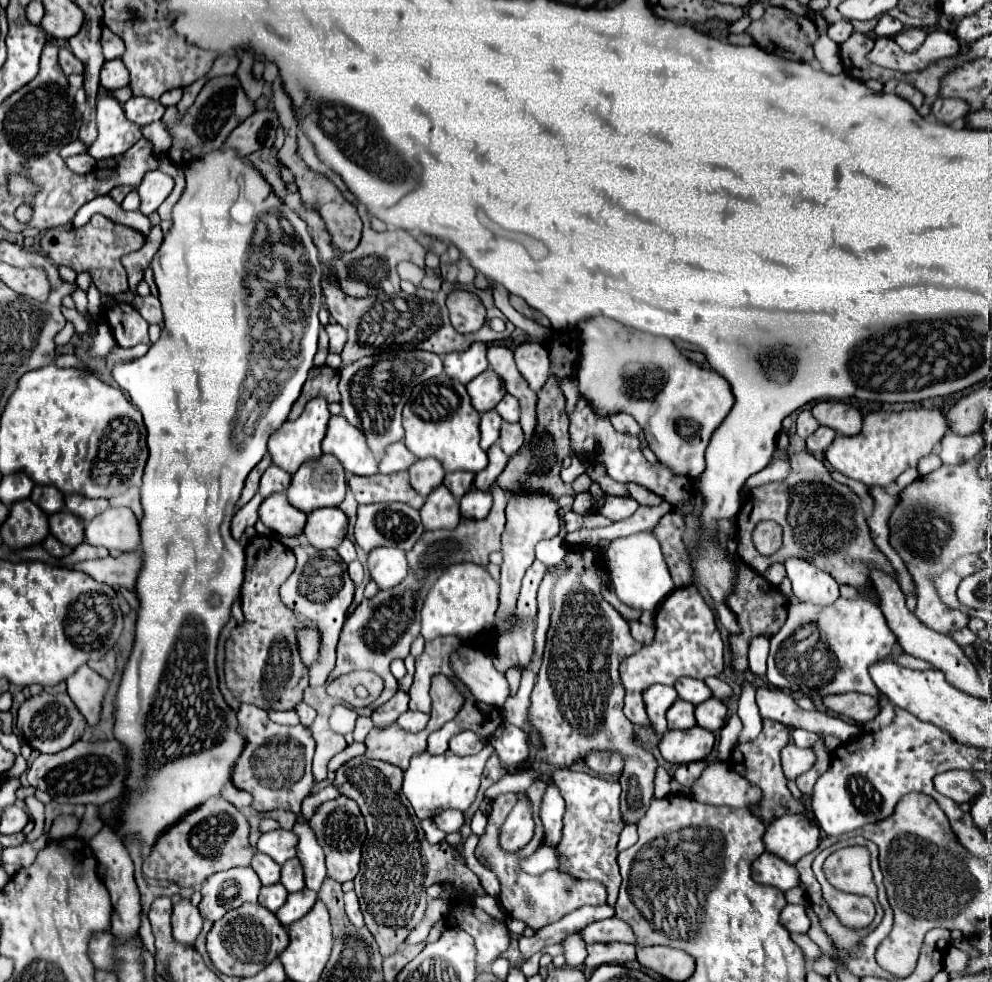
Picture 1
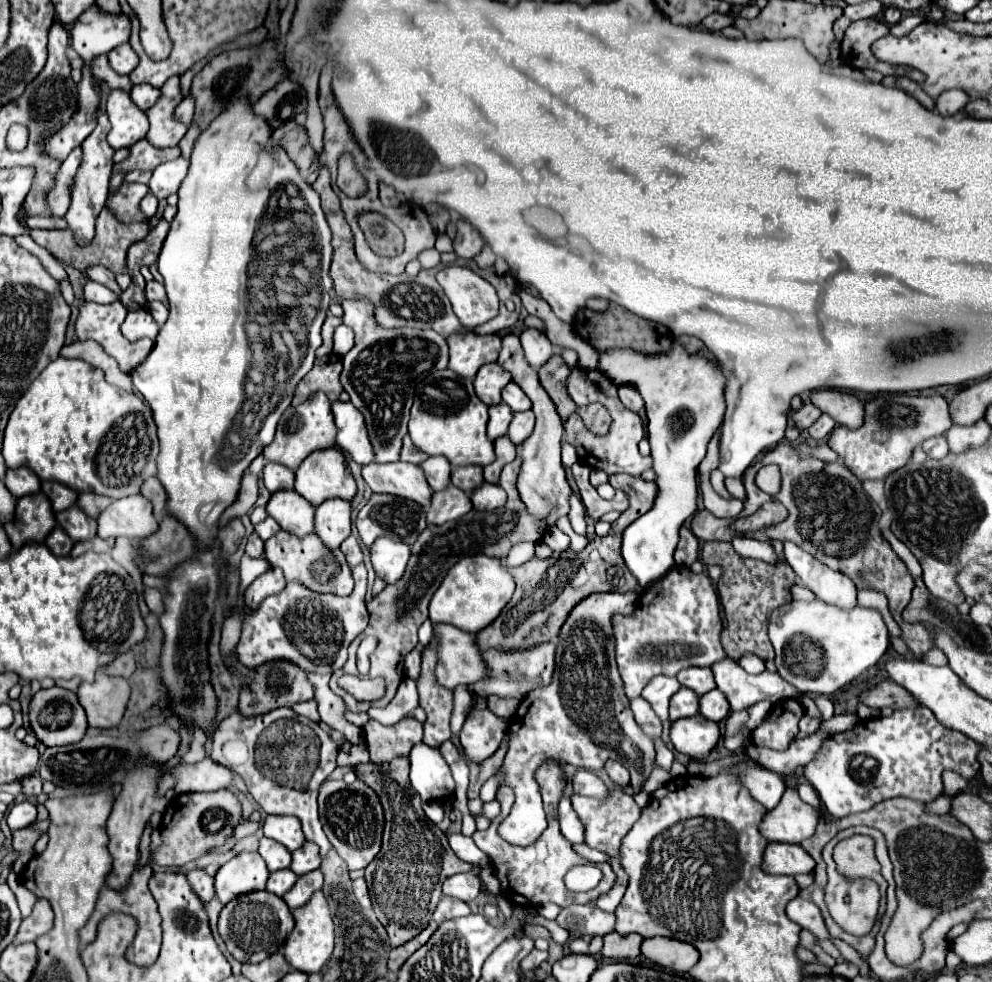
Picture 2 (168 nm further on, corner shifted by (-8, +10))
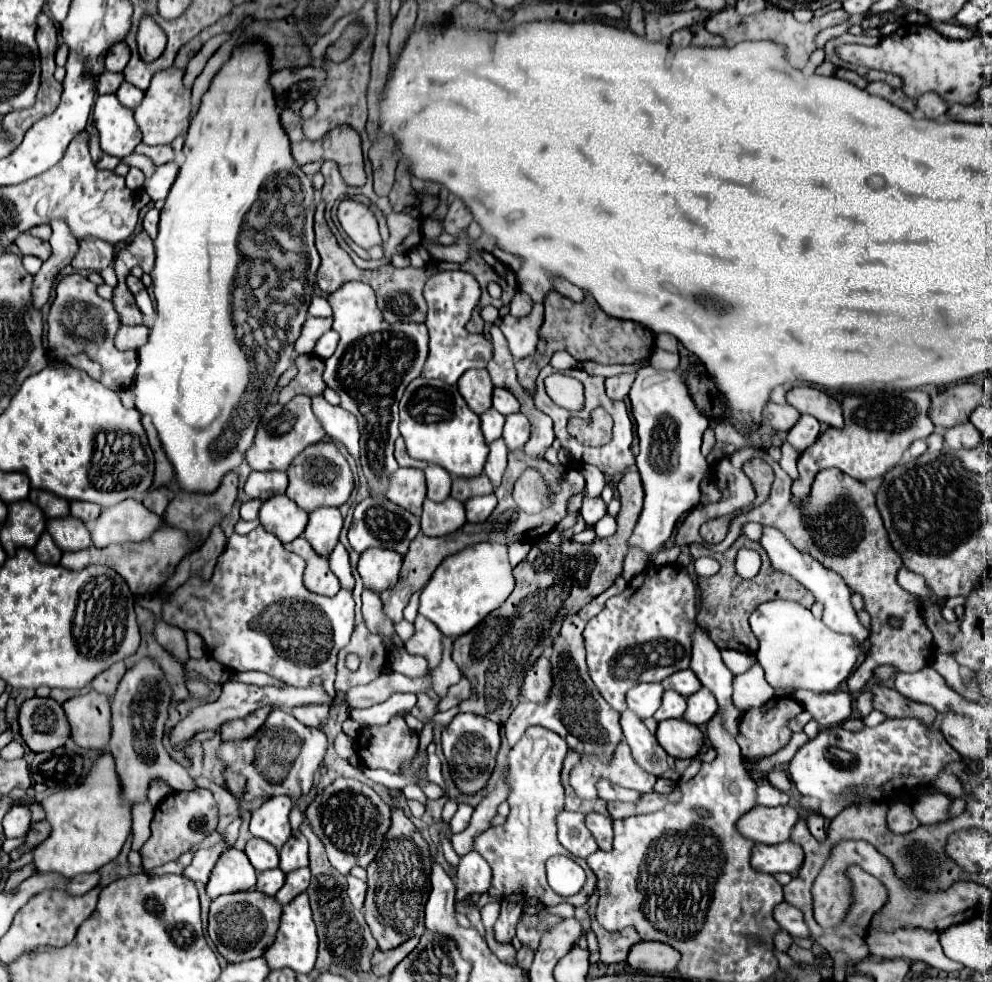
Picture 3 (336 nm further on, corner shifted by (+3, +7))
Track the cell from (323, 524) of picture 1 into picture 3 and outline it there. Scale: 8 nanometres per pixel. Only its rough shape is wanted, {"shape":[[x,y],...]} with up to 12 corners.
{"shape":[[339,508],[309,514],[303,534],[319,556],[329,556],[339,542]]}

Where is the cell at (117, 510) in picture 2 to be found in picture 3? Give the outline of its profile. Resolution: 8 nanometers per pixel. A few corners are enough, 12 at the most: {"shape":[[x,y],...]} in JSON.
{"shape":[[127,498],[95,520],[95,548],[149,540],[163,526]]}

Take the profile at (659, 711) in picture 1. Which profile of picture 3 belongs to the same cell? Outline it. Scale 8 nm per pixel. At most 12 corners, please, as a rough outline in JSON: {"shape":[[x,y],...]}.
{"shape":[[637,684],[627,692],[627,706],[649,718],[661,706],[661,684]]}

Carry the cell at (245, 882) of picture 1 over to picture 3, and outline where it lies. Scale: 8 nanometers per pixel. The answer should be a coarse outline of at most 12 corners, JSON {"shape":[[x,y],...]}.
{"shape":[[229,848],[219,856],[207,894],[255,888],[257,872],[247,854]]}

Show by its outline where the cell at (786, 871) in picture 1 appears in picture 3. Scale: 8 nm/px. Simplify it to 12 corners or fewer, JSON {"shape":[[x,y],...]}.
{"shape":[[793,840],[755,844],[751,866],[767,874],[795,874],[805,858]]}

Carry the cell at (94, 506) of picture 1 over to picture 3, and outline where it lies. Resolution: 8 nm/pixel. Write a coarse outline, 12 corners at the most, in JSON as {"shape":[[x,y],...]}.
{"shape":[[71,502],[71,516],[93,522],[101,508],[93,502]]}

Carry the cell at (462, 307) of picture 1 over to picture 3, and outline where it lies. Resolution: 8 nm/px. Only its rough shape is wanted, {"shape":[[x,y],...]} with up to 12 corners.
{"shape":[[467,272],[425,284],[423,378],[457,384],[493,346],[465,324],[481,288]]}

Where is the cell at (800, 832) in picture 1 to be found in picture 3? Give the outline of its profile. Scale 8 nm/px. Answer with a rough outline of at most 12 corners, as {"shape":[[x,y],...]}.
{"shape":[[755,806],[737,820],[741,836],[761,844],[789,840],[799,812]]}

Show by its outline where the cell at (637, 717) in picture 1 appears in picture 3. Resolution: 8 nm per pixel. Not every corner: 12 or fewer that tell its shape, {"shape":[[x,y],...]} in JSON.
{"shape":[[631,710],[621,714],[633,760],[655,776],[667,770],[667,752]]}

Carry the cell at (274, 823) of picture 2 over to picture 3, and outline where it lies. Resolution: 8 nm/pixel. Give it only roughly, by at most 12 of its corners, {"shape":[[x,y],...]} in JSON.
{"shape":[[289,796],[251,816],[251,834],[281,848],[291,836]]}

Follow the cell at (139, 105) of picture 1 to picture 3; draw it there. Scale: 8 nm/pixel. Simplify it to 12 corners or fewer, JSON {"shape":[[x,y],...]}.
{"shape":[[129,82],[115,94],[127,108],[137,108],[143,92]]}

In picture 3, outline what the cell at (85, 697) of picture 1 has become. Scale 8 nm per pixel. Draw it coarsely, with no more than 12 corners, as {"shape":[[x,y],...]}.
{"shape":[[91,690],[63,704],[71,738],[105,748],[111,698]]}

